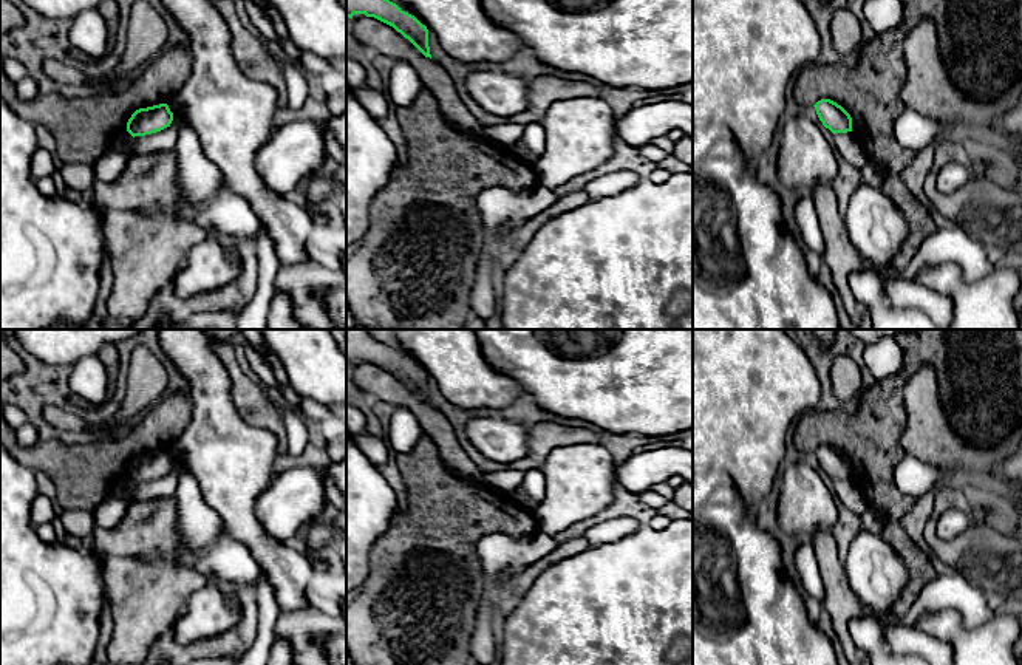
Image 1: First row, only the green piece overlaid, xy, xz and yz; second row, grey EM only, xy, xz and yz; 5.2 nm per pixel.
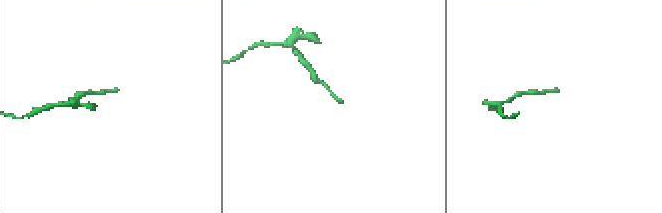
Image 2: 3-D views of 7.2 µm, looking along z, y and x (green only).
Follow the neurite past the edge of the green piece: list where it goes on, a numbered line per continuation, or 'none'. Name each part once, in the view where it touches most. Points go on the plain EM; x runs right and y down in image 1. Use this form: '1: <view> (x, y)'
none

